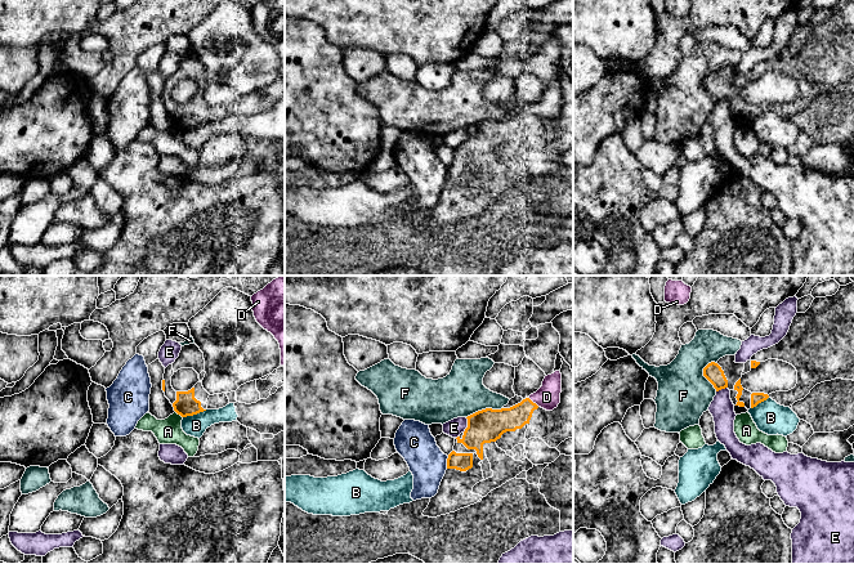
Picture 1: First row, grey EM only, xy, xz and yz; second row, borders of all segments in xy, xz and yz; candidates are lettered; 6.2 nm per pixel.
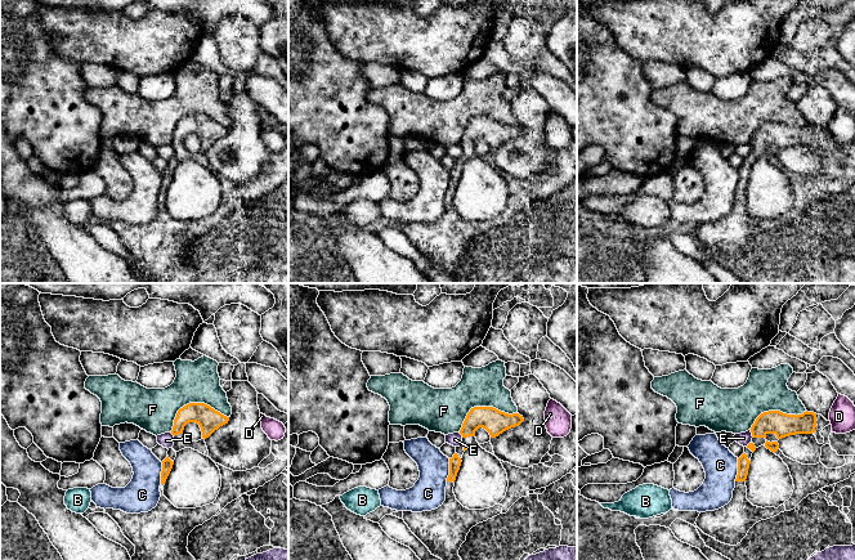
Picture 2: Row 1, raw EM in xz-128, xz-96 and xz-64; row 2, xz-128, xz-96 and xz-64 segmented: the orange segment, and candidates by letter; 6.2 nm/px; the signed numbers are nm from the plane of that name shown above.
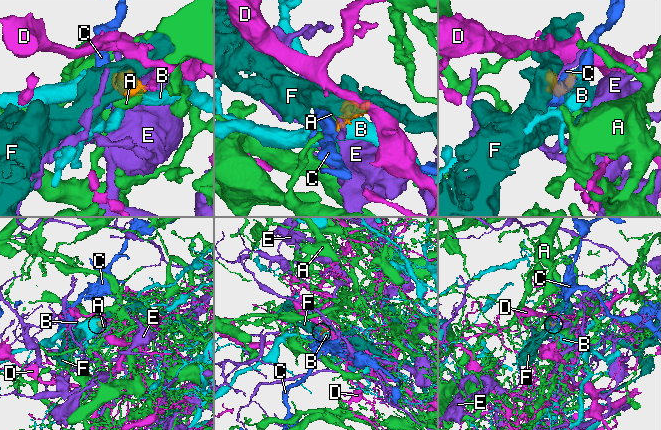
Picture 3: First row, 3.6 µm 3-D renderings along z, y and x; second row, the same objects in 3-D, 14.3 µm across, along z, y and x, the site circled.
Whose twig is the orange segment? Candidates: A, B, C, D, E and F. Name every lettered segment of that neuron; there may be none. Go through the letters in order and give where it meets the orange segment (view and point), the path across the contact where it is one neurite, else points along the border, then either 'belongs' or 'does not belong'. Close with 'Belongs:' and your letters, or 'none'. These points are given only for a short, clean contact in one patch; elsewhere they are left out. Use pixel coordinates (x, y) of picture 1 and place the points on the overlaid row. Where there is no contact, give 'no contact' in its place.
A: contact xy (179, 413); border xy (175, 411), (182, 417); does not belong
B: contact xy (195, 413); does not belong
C: contact xz (447, 462); border xz (448, 456), (446, 468); does not belong
D: contact xz (532, 402); does not belong
E: contact xz (468, 425); border xz (466, 417), (466, 428), (463, 432); does not belong
F: contact xz (483, 410); border xz (501, 407), (482, 408), (466, 417); does not belong
Belongs: none

